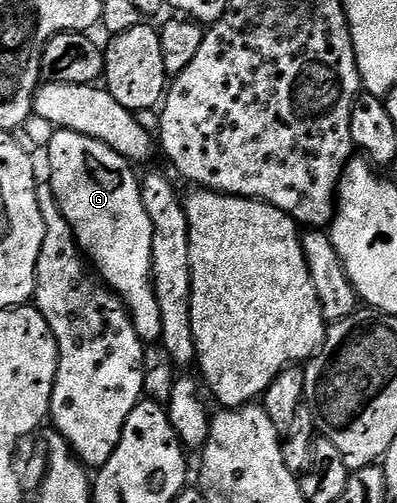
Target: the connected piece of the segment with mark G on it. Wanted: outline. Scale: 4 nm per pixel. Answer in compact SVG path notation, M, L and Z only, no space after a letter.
M57 129L51 137L47 155L49 155L47 179L53 184L57 204L63 217L69 222L69 227L73 230L77 246L81 248L84 258L92 266L93 263L97 266L96 274L103 280L104 286L120 295L122 303L129 309L129 316L133 318L137 336L146 344L156 344L161 338L161 318L159 317L159 301L151 286L153 226L151 217L147 217L147 209L143 205L139 175L133 172L136 170L128 159L115 153L107 145L74 131Z

